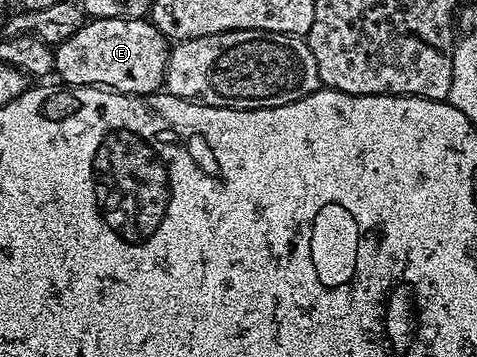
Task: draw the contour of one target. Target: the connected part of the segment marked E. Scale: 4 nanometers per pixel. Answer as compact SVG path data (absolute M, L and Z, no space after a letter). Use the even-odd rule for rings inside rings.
M90 19L68 41L53 48L54 71L70 87L100 87L122 95L153 95L163 90L171 44L145 19Z

